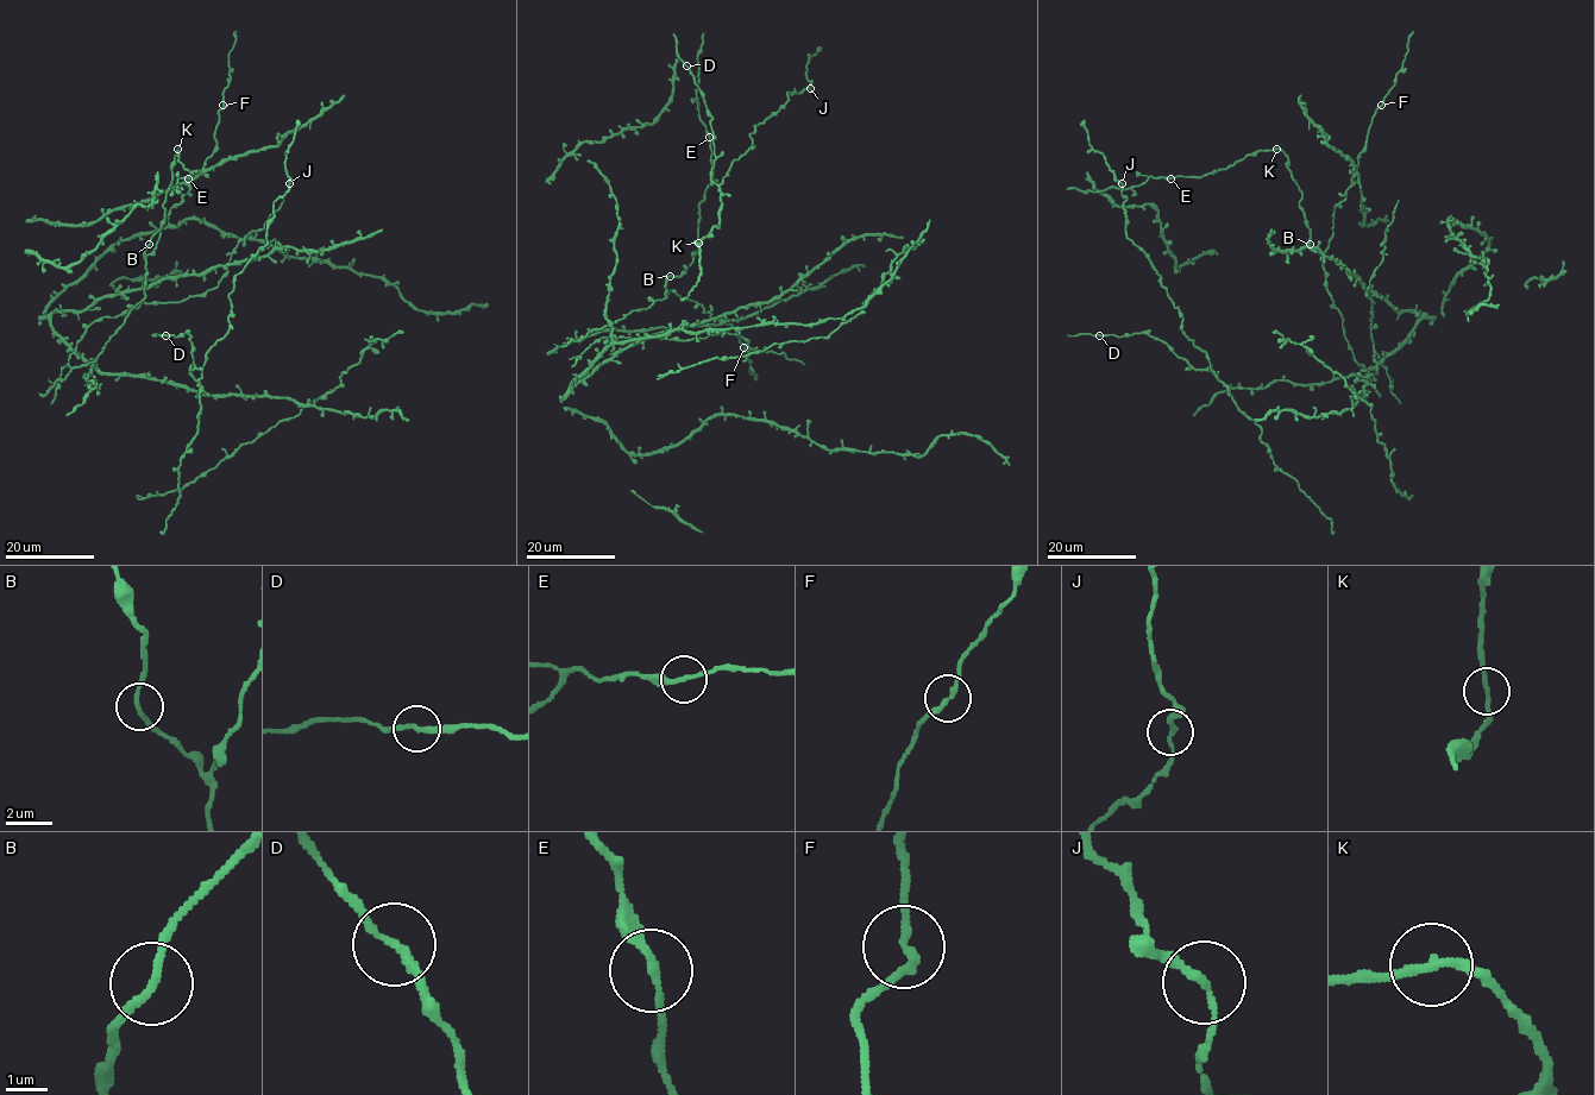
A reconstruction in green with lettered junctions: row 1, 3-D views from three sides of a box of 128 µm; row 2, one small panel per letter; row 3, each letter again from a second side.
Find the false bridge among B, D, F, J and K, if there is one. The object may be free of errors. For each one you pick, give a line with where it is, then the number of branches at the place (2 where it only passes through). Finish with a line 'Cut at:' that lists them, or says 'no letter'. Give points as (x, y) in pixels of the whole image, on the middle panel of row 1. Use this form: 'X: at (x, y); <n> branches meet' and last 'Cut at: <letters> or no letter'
Cut at: no letter

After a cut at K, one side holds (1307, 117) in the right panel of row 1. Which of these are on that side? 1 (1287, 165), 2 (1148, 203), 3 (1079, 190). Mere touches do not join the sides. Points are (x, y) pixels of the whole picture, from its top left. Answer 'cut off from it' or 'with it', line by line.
1: with it
2: with it
3: cut off from it

